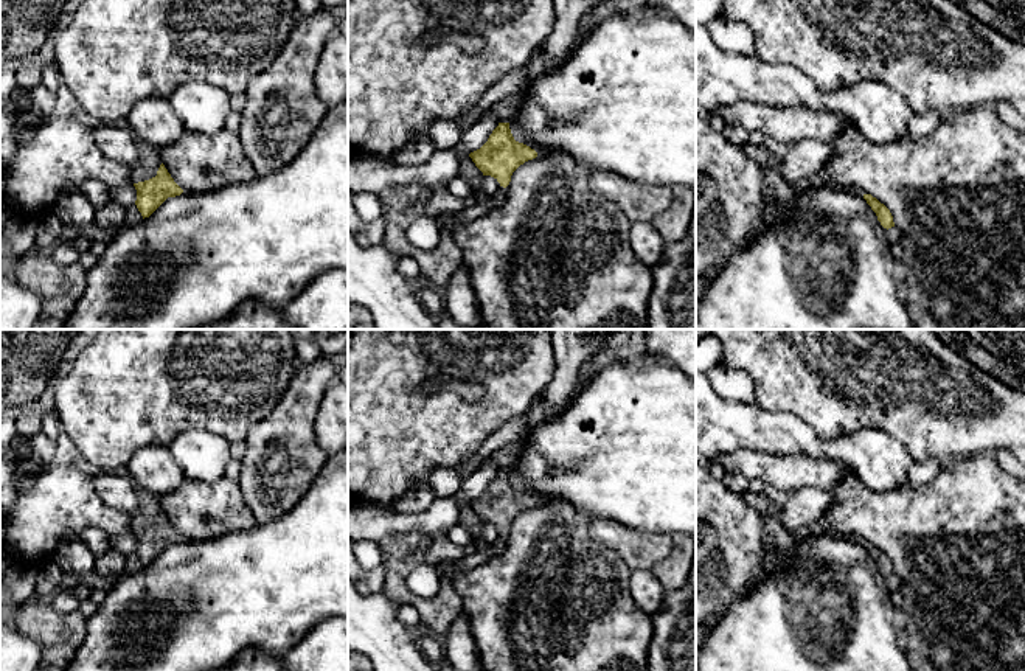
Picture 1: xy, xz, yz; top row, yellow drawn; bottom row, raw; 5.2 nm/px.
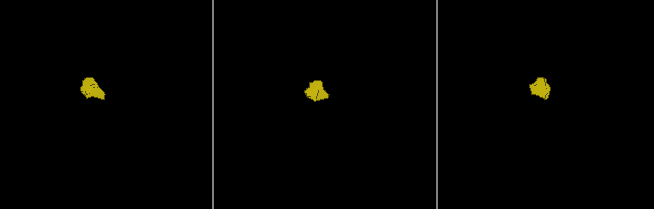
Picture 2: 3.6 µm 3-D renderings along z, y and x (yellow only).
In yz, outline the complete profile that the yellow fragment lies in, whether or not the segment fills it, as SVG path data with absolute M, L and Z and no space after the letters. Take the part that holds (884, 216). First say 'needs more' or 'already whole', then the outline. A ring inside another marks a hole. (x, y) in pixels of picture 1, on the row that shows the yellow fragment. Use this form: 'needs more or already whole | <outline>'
needs more | M863 194L863 199L871 207L871 210L876 213L881 225L887 230L888 244L890 245L899 244L901 235L895 228L895 222L893 222L893 216L890 213L890 210L884 203L881 203L876 197L873 197L871 194Z

